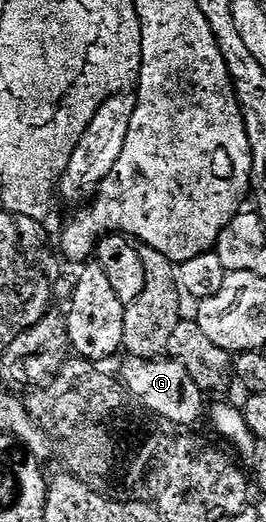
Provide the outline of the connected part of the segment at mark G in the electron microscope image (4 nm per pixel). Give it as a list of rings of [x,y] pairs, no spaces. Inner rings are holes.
[[[126,356],[124,362],[117,371],[118,378],[126,390],[140,404],[153,413],[167,419],[181,427],[189,427],[200,416],[205,413],[205,402],[203,403],[203,391],[191,379],[185,369],[185,365],[170,357],[145,358]]]

